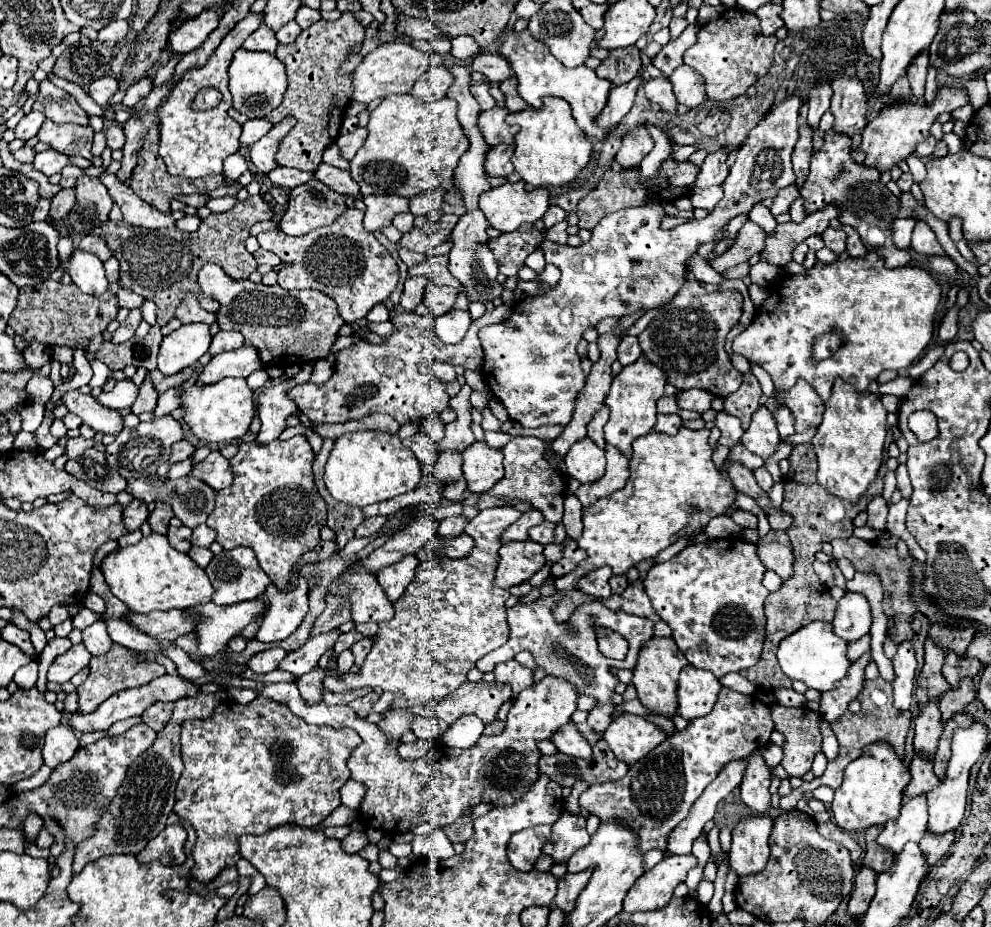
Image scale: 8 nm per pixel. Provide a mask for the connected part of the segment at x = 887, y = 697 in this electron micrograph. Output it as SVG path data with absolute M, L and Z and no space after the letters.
M883 678L877 680L865 680L861 694L857 696L857 700L861 702L861 712L859 714L851 714L849 710L831 724L837 740L839 740L839 754L835 760L827 762L827 770L821 778L814 778L809 782L804 782L799 788L793 789L792 792L780 798L780 808L789 812L796 809L797 802L804 797L807 792L813 792L819 786L829 786L833 790L837 790L841 786L841 778L843 778L843 770L845 766L855 760L861 752L863 746L877 742L877 740L885 740L889 742L899 756L903 756L903 744L905 744L905 736L911 724L911 712L909 710L897 710L893 706L893 686L889 682L885 682Z

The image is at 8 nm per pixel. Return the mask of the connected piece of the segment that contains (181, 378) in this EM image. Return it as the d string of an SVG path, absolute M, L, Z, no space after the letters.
M191 366L191 368L181 370L179 374L173 374L173 376L165 376L165 374L161 374L159 370L149 372L151 382L153 382L153 388L157 390L157 394L167 392L169 388L179 388L179 386L183 386L191 374L193 374L193 366Z

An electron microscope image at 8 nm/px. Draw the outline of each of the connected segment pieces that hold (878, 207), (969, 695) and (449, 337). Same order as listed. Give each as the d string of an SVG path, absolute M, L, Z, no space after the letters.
M827 130L823 136L823 146L811 158L811 172L801 186L801 196L805 200L805 212L811 214L827 204L837 206L839 222L853 226L865 240L869 228L877 226L881 230L891 230L893 214L899 212L899 198L893 196L885 184L881 184L881 174L877 168L859 166L849 156L849 136L835 130Z
M961 678L957 688L947 690L941 696L941 712L943 712L943 722L947 722L947 718L951 718L951 714L955 714L957 710L965 710L967 704L975 698L975 684L971 678Z
M453 308L451 312L447 312L447 314L437 318L437 334L439 334L439 338L443 342L455 344L455 342L463 340L463 336L469 330L469 324L471 324L469 310Z

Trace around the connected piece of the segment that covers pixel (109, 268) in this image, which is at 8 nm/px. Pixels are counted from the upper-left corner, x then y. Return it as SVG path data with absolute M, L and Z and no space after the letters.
M111 256L107 262L105 262L105 276L109 282L117 282L119 280L119 262L115 256Z

